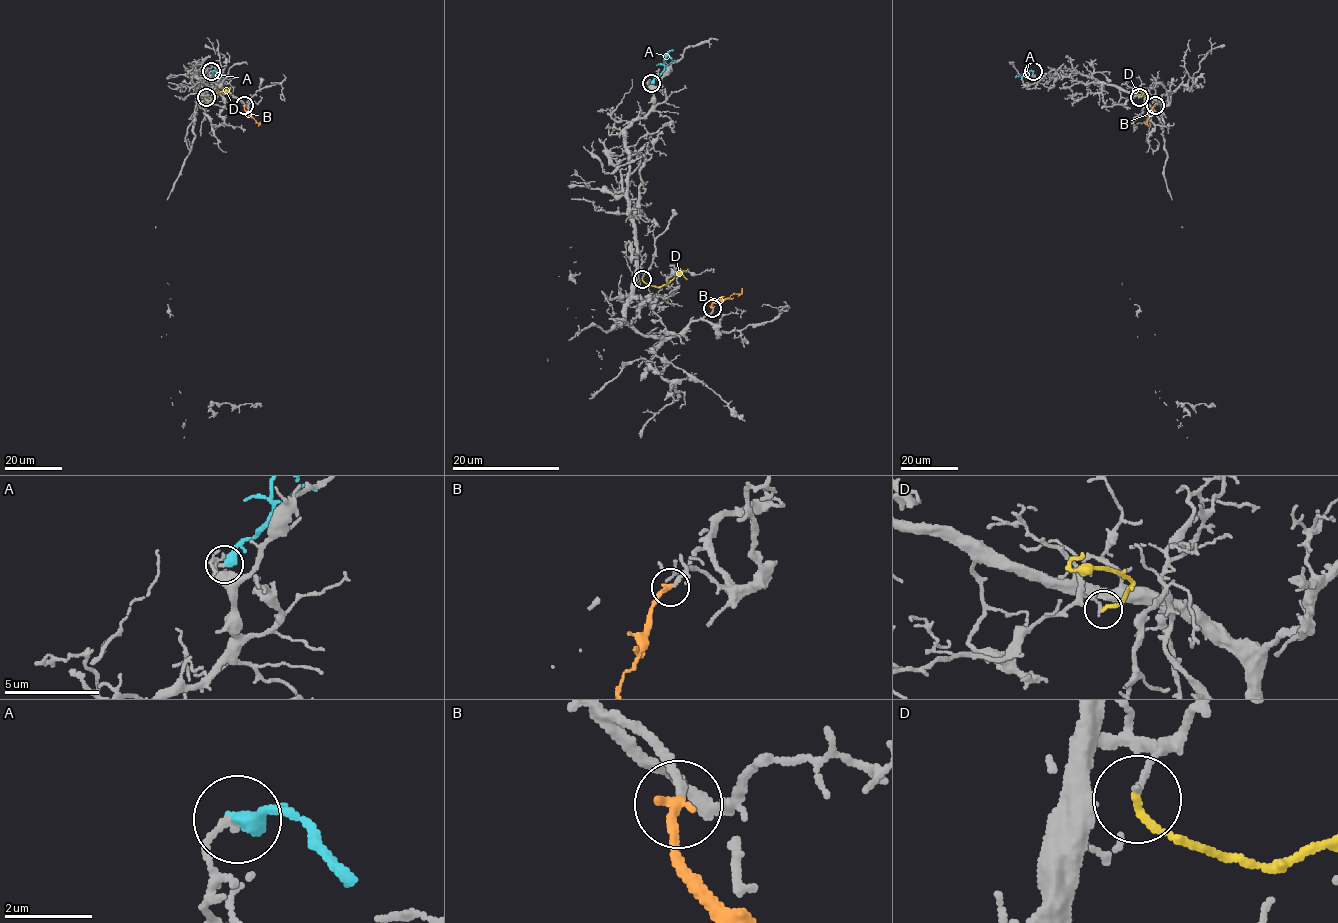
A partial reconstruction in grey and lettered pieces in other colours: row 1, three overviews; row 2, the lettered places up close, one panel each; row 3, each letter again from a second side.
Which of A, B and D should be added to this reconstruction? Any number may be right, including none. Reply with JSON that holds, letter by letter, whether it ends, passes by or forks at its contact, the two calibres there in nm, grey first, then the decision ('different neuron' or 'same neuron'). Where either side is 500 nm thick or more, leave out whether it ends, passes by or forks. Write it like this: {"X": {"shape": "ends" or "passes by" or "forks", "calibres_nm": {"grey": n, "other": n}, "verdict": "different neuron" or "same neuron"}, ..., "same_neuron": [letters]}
{"A": {"shape": "ends", "calibres_nm": {"grey": 140, "other": 420}, "verdict": "different neuron"}, "B": {"shape": "ends", "calibres_nm": {"grey": 180, "other": 260}, "verdict": "same neuron"}, "D": {"shape": "ends", "calibres_nm": {"grey": 150, "other": 180}, "verdict": "different neuron"}, "same_neuron": ["B"]}

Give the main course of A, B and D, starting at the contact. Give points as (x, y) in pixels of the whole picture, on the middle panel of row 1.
A: (650, 83), (664, 70), (664, 58), (673, 50)
B: (712, 309), (712, 303), (740, 294), (742, 288)
D: (642, 279), (660, 287), (676, 276), (683, 275), (687, 279)

